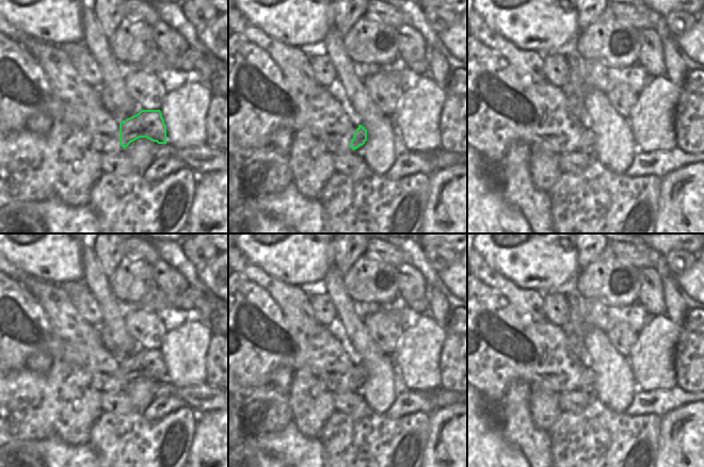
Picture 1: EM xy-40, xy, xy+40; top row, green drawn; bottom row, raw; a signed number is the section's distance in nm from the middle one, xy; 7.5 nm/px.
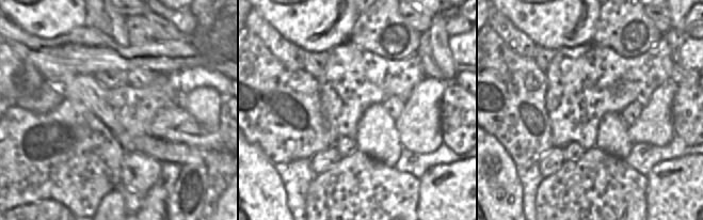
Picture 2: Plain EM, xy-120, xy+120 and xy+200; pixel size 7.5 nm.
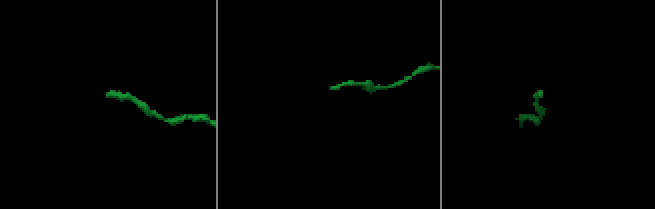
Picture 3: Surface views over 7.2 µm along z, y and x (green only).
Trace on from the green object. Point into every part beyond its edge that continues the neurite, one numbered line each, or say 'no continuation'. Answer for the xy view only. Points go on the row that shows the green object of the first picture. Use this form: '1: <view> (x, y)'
no continuation

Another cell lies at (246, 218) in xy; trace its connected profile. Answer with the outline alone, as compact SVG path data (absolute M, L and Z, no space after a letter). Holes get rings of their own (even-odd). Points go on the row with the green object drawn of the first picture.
M250 195L230 210L228 216L228 234L294 234L282 221L266 214Z

